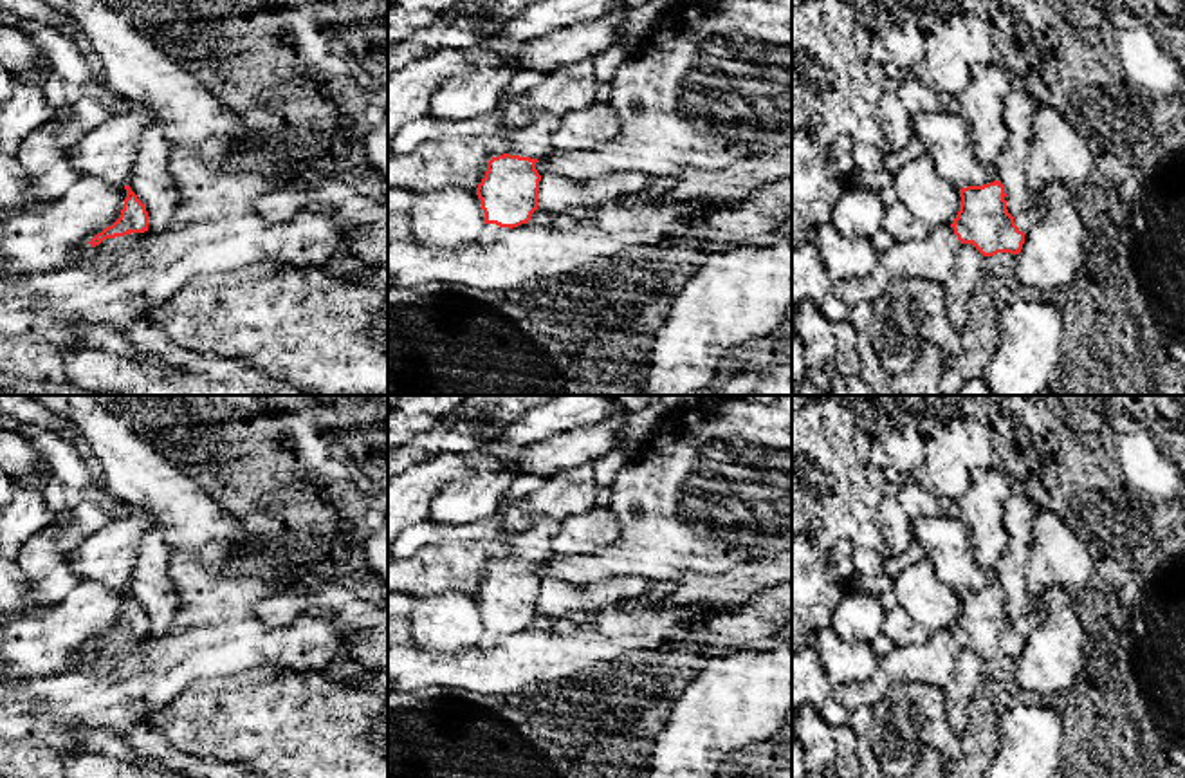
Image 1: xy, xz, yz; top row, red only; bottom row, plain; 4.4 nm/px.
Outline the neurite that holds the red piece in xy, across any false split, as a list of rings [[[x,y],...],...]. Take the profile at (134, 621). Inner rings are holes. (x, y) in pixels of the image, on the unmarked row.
[[[124,590],[126,603],[119,623],[90,643],[90,653],[79,662],[90,670],[101,664],[115,664],[124,655],[132,653],[148,635],[148,616],[146,610],[137,603],[137,599]]]

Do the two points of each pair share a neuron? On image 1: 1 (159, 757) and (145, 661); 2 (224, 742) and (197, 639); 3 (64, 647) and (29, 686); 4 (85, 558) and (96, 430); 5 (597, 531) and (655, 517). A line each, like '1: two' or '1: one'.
1: two
2: two
3: two
4: two
5: two

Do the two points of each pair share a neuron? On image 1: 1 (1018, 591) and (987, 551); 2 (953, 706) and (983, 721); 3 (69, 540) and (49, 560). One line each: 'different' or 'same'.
1: different
2: different
3: different

